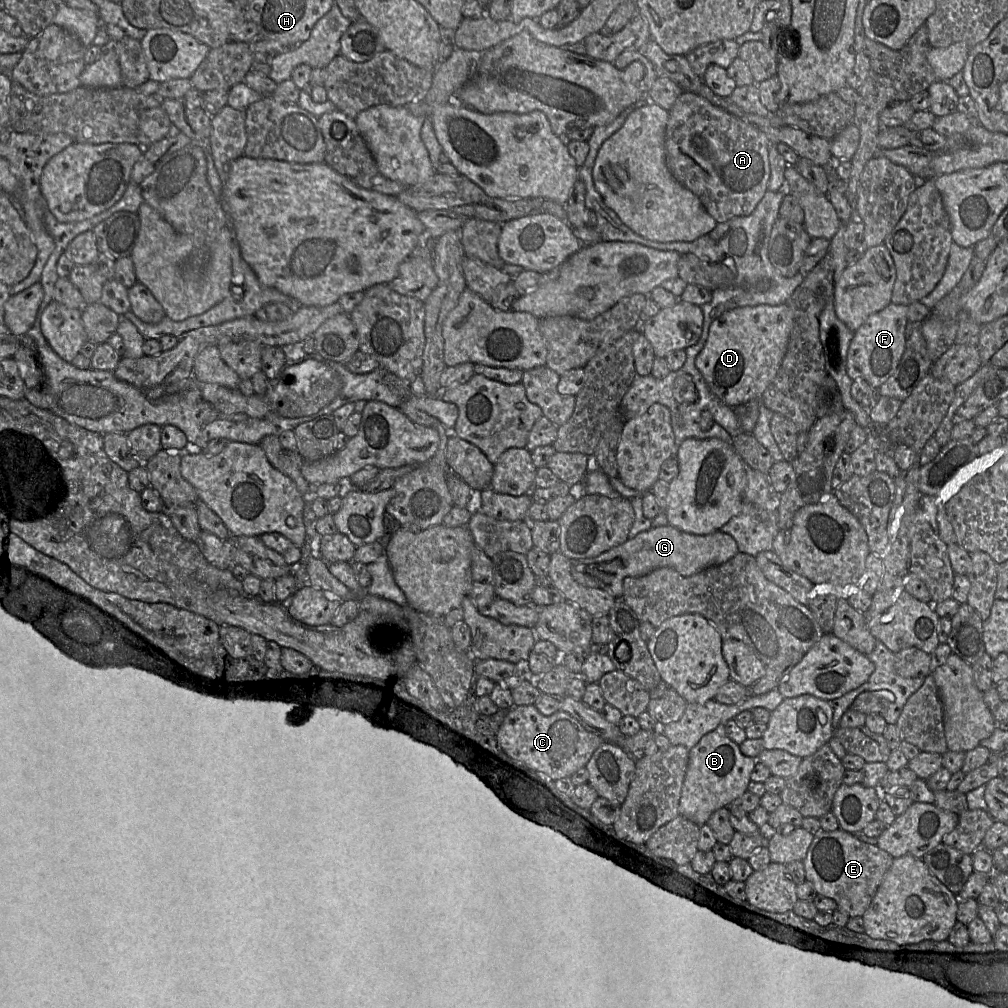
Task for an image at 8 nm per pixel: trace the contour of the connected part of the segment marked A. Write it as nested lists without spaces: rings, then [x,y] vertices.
[[[682,92],[668,112],[666,164],[674,178],[699,198],[717,223],[750,215],[768,190],[771,176],[767,135],[693,92]]]

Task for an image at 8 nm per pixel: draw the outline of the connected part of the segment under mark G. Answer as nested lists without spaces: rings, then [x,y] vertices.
[[[669,525],[650,528],[600,555],[571,560],[571,575],[580,585],[602,589],[615,599],[623,595],[625,578],[641,577],[659,568],[672,568],[684,577],[693,576],[710,567],[719,566],[739,553],[734,538],[720,531],[692,535]]]

